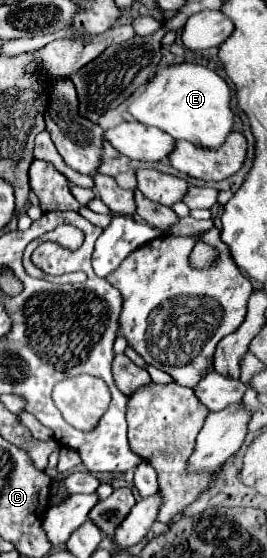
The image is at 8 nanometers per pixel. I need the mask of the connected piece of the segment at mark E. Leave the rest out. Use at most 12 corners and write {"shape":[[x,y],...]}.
{"shape":[[171,64],[129,112],[175,140],[219,148],[235,128],[229,84]]}

